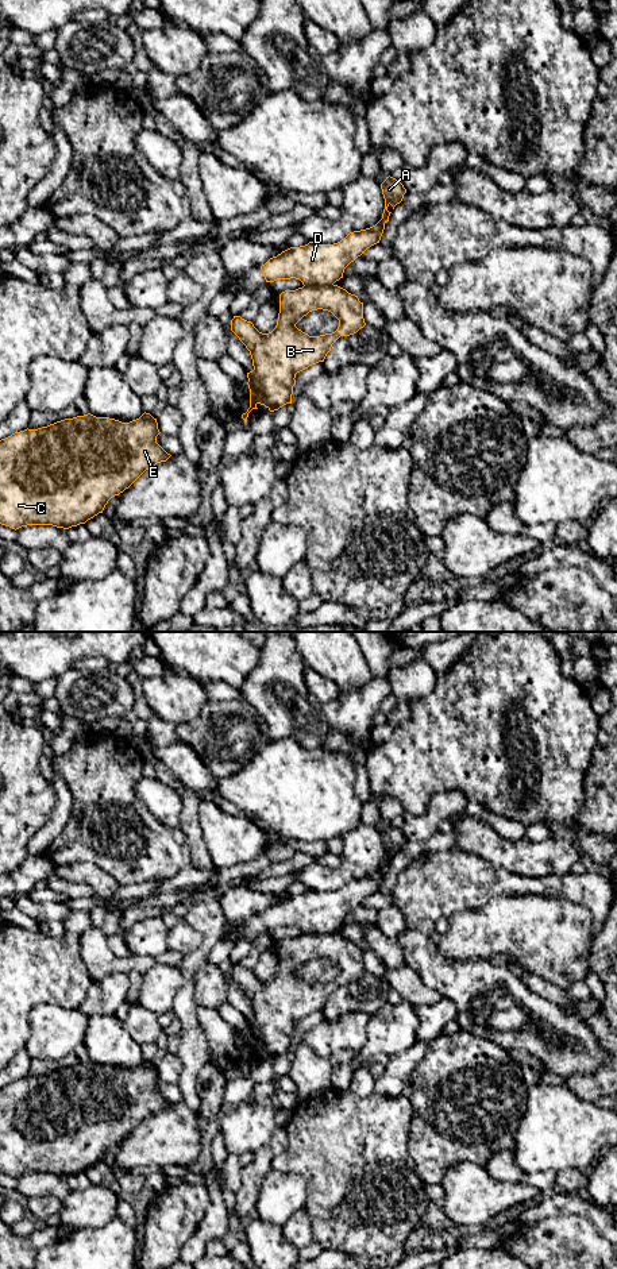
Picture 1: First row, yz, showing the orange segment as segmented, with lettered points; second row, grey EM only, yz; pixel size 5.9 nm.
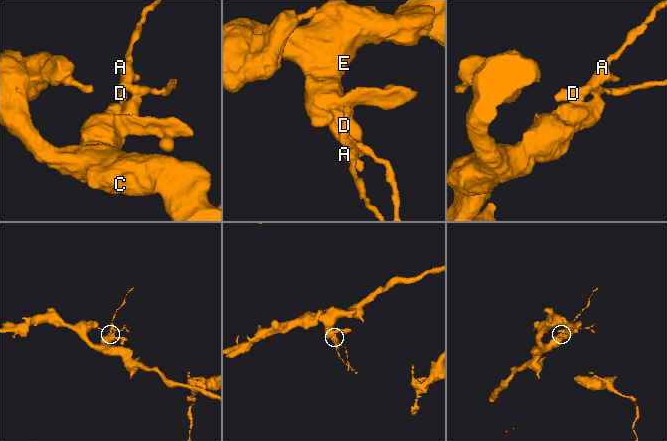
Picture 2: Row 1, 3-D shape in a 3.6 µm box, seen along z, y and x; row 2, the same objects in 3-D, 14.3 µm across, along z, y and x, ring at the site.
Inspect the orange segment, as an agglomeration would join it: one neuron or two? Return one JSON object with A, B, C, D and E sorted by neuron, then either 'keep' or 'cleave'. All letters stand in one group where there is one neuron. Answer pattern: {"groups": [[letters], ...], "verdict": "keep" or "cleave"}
{"groups": [["A", "D"], ["B", "C", "E"]], "verdict": "cleave"}

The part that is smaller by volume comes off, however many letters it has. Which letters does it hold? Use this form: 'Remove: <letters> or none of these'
Remove: A, D

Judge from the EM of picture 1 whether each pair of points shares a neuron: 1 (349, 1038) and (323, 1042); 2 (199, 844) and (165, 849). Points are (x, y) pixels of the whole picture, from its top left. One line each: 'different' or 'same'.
1: same
2: different

